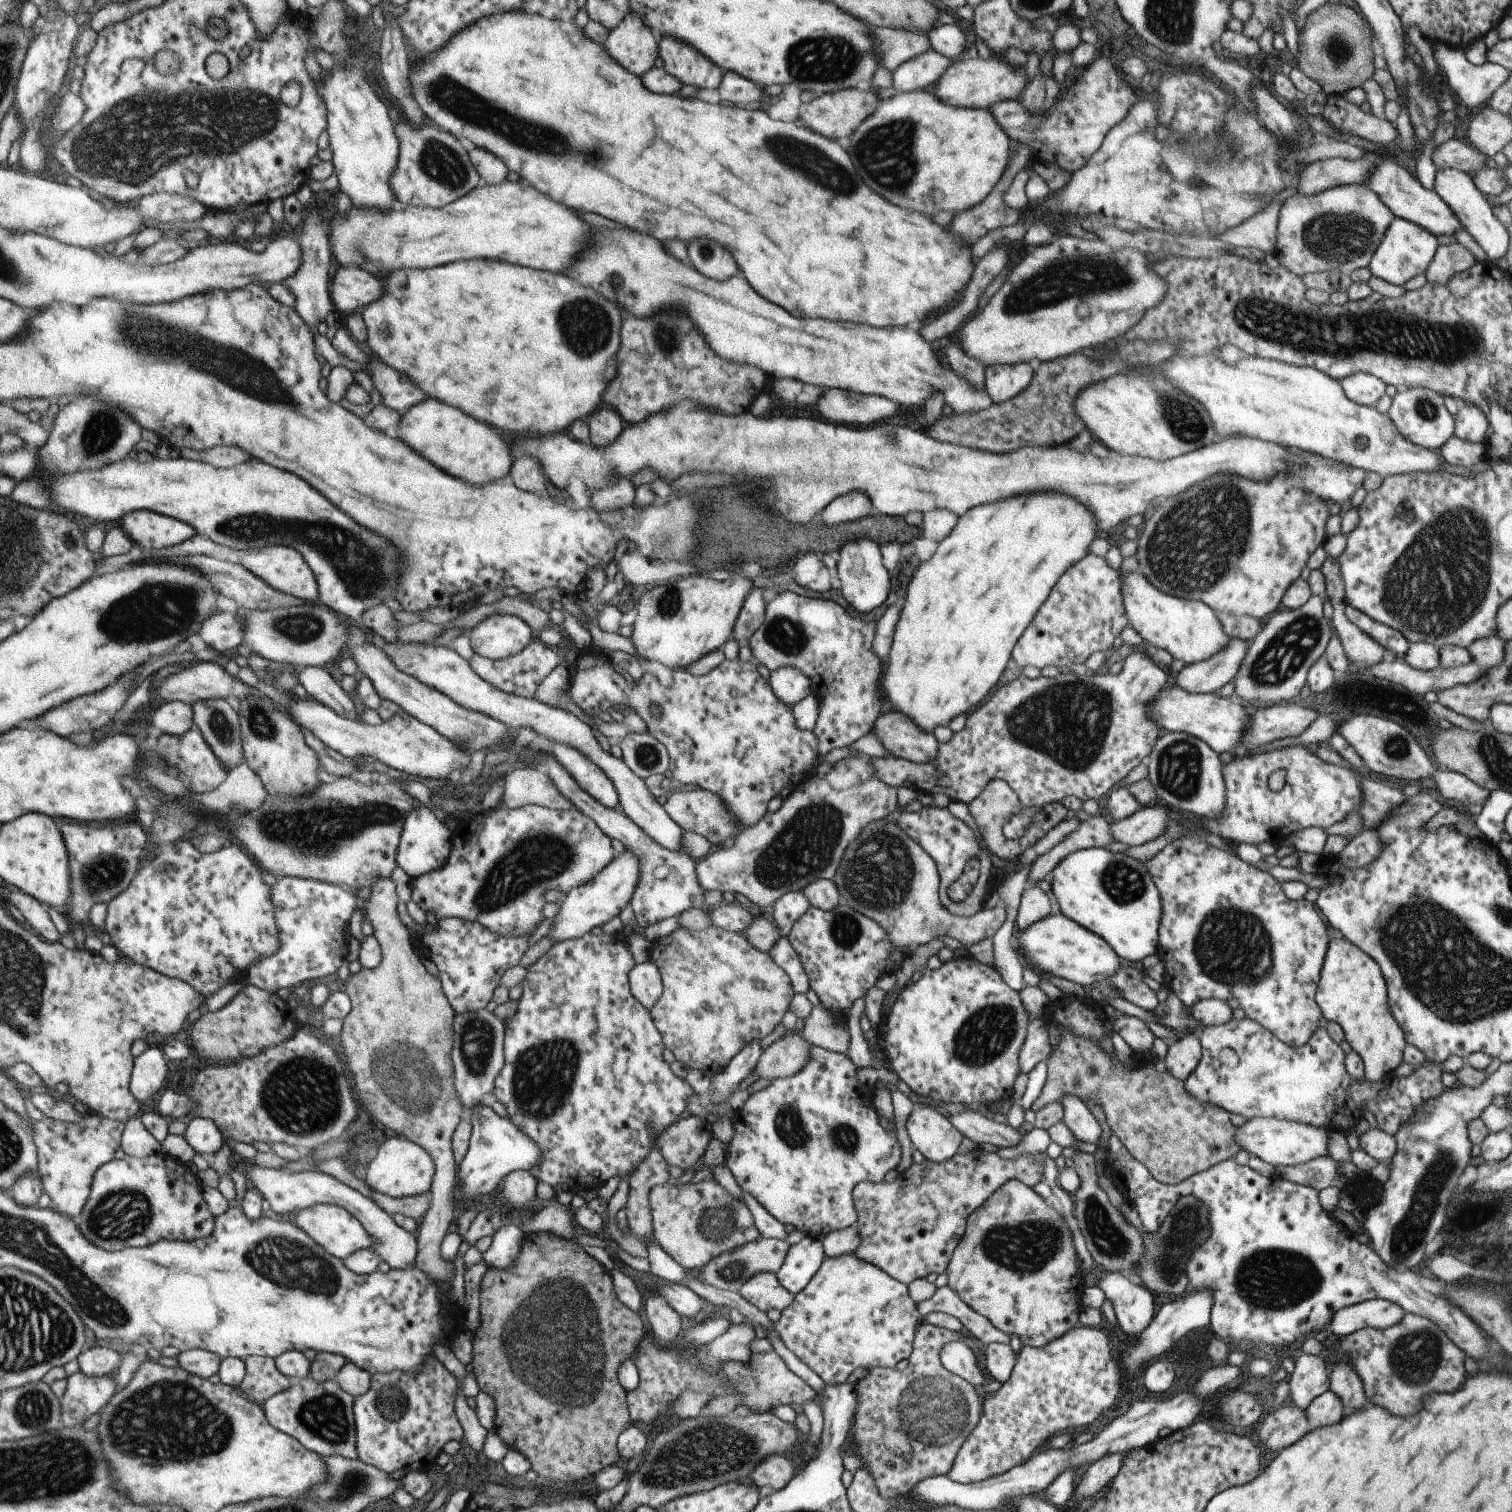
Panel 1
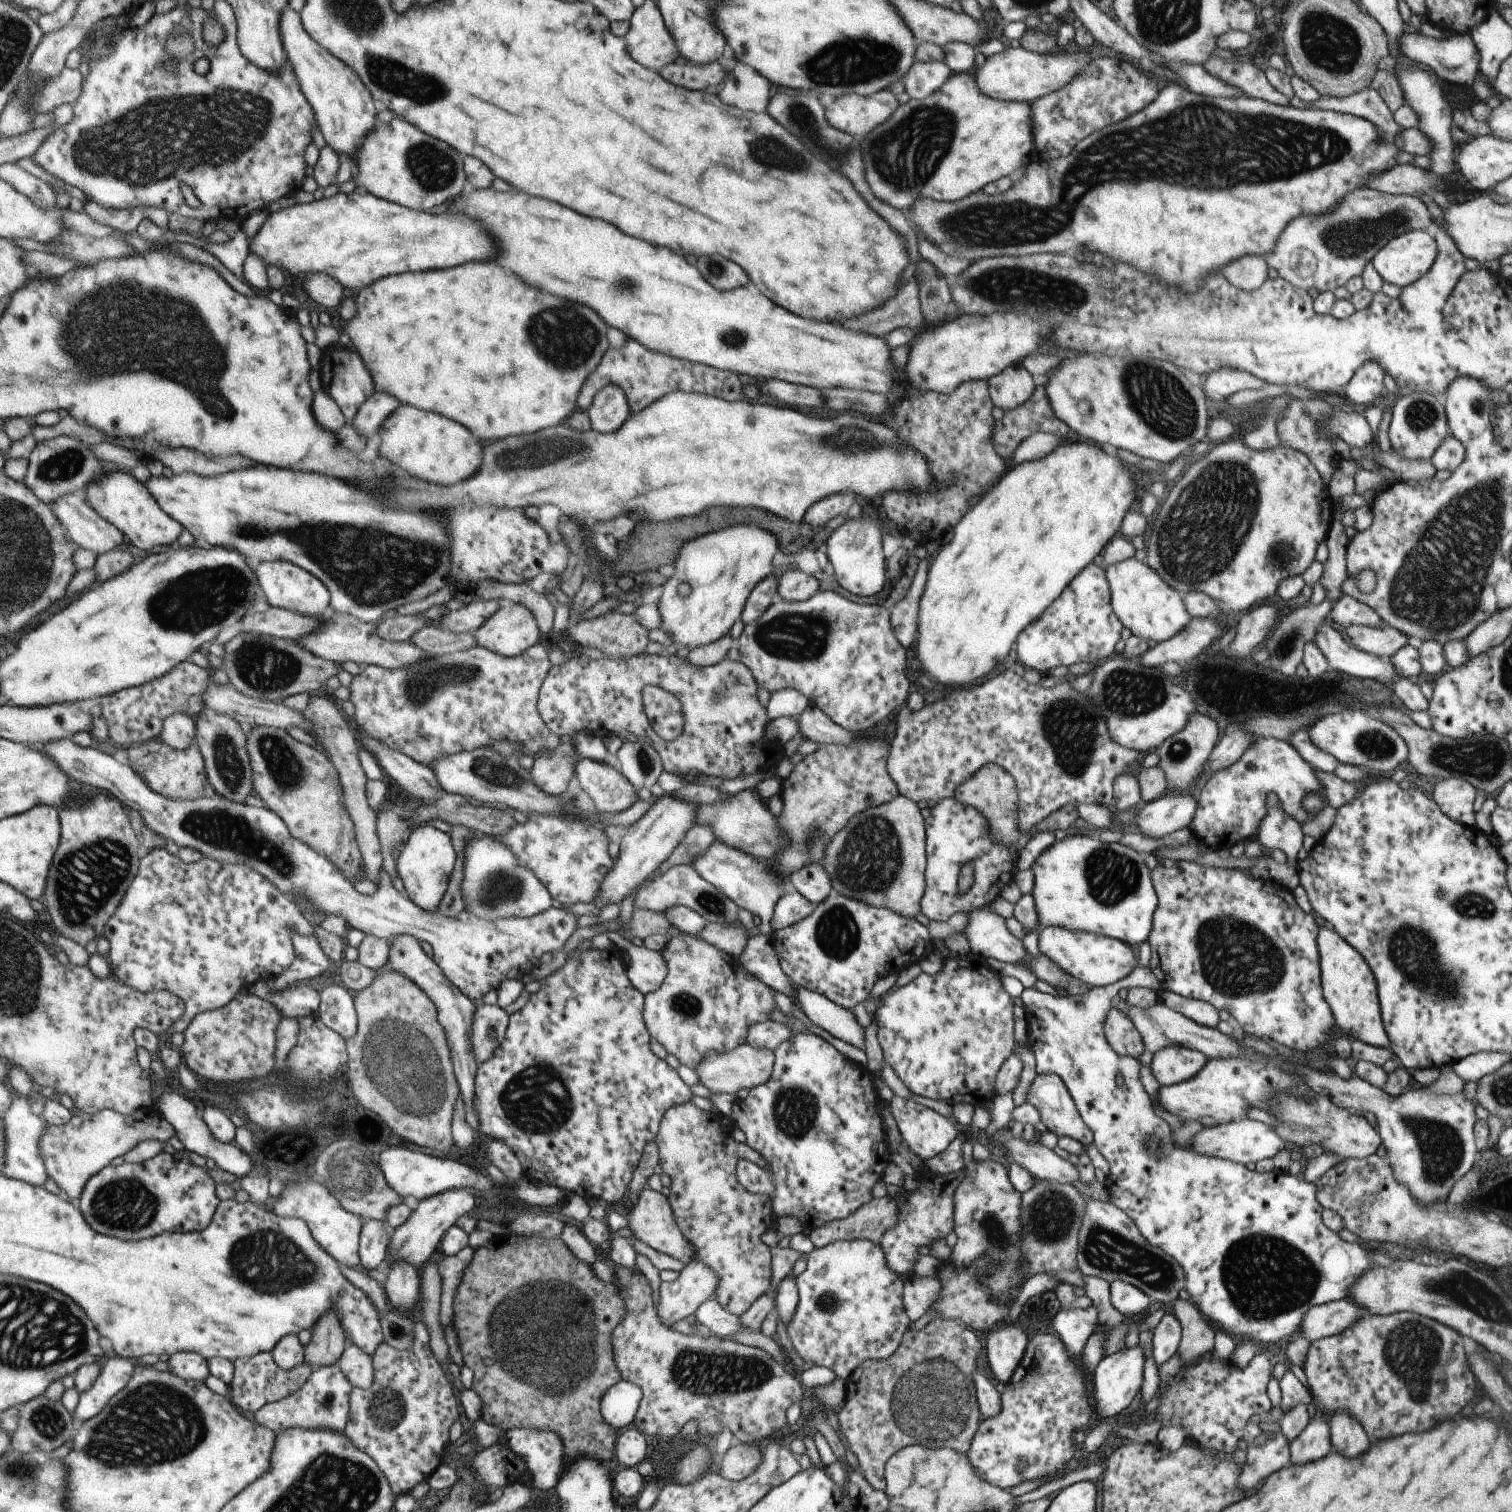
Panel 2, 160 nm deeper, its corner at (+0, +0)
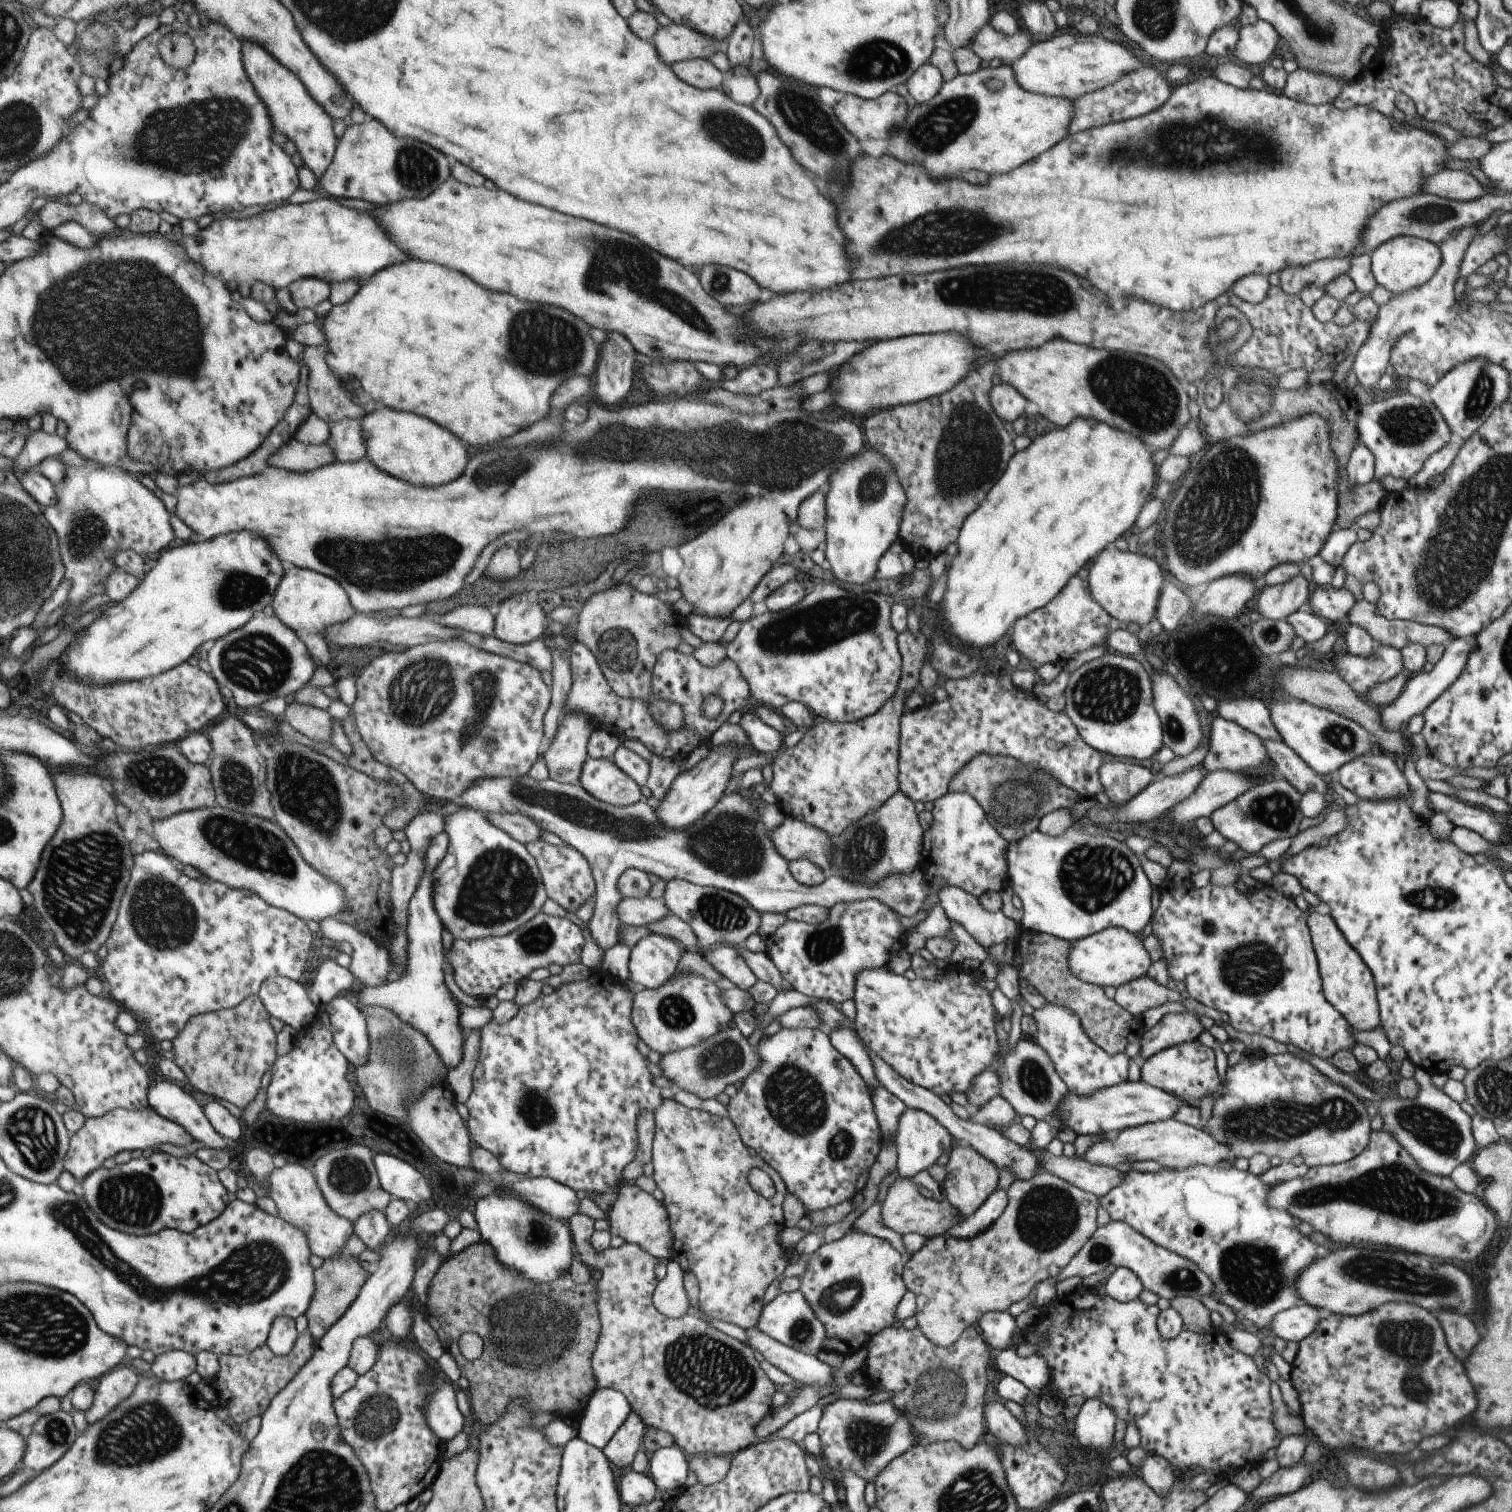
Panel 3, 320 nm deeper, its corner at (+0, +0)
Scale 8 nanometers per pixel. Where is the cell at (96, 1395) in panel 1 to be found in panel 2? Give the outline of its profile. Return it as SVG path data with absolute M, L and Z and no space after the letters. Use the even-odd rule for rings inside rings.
M117 1356L108 1359L100 1376L95 1380L95 1384L80 1393L79 1405L74 1413L75 1420L80 1420L84 1425L87 1421L101 1414L106 1409L107 1404L115 1396L118 1396L119 1392L122 1392L127 1387L127 1384L131 1383L131 1378L135 1375L135 1370L136 1366L129 1358Z

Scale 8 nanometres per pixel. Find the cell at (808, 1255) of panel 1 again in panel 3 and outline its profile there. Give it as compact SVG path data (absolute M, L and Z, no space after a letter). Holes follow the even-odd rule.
M799 1291L779 1293L775 1296L771 1302L763 1306L760 1311L759 1321L754 1326L775 1342L779 1342L787 1348L793 1348L797 1352L803 1352L808 1356L815 1357L823 1347L823 1338L825 1338L823 1326L819 1324L817 1316L813 1314L813 1310L803 1300L803 1296Z

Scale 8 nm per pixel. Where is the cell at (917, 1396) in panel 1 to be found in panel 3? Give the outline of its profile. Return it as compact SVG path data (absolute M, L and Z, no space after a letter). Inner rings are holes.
M900 1324L889 1326L878 1334L870 1336L866 1347L867 1357L861 1367L865 1378L864 1384L875 1386L878 1391L892 1392L887 1402L891 1402L899 1412L903 1412L903 1416L911 1424L911 1432L917 1443L953 1440L964 1449L969 1449L986 1435L983 1394L988 1384L985 1372L991 1350L975 1328L976 1325L965 1328L951 1346L933 1344L923 1336L919 1327L905 1330Z

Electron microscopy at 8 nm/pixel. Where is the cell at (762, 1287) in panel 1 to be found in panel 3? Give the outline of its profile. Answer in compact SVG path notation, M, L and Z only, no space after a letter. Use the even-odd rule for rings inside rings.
M669 1098L663 1099L658 1108L652 1112L654 1118L654 1136L651 1150L651 1166L653 1172L651 1172L651 1178L655 1182L656 1188L663 1193L662 1204L665 1206L667 1212L669 1229L673 1236L673 1244L671 1244L670 1260L677 1262L682 1271L688 1271L693 1274L697 1279L697 1287L699 1288L699 1294L697 1296L698 1302L696 1306L699 1307L709 1318L720 1320L725 1323L733 1324L737 1327L750 1328L759 1321L760 1311L763 1309L763 1296L767 1287L777 1278L777 1276L783 1274L783 1270L787 1264L787 1256L785 1256L785 1249L777 1242L777 1234L784 1228L783 1213L781 1210L781 1204L784 1196L787 1193L783 1180L779 1178L779 1174L771 1168L769 1164L765 1163L763 1158L759 1158L757 1154L750 1156L746 1147L741 1142L739 1134L735 1126L728 1120L728 1118L720 1118L713 1114L703 1112L703 1110L691 1110L675 1100ZM751 1168L760 1168L769 1176L773 1181L775 1187L775 1194L771 1198L763 1198L759 1194L756 1194L751 1190L747 1183L747 1174Z

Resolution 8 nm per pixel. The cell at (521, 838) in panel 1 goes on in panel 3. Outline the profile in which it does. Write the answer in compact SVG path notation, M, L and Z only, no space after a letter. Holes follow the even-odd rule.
M539 838L534 842L527 842L524 848L537 866L547 898L559 904L567 912L575 912L581 904L593 898L595 882L589 864L575 848L565 842L561 845L547 844Z

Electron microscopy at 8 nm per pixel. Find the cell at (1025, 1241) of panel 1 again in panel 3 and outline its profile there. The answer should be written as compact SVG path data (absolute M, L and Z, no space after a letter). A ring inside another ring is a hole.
M953 1143L948 1153L949 1160L945 1164L945 1178L941 1180L940 1188L943 1198L948 1204L951 1204L951 1208L955 1208L955 1214L959 1214L961 1218L965 1219L985 1202L989 1194L997 1189L999 1170L973 1148Z

